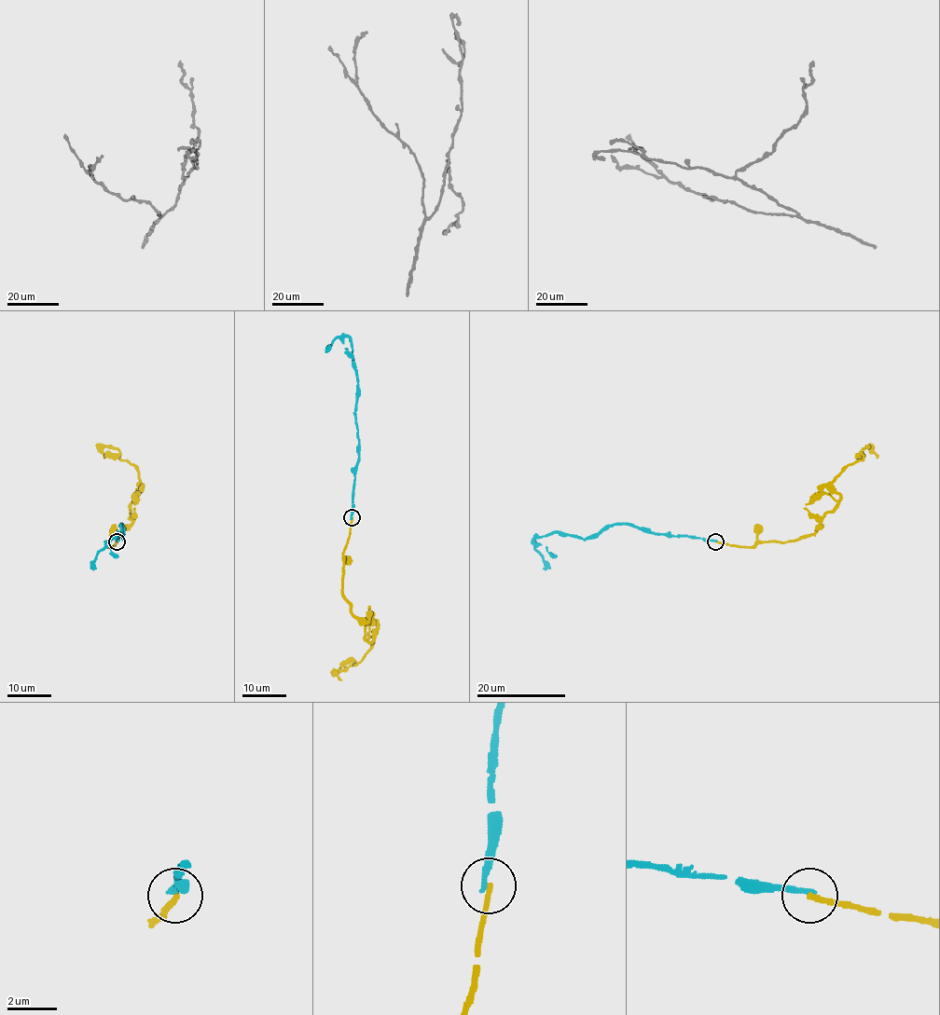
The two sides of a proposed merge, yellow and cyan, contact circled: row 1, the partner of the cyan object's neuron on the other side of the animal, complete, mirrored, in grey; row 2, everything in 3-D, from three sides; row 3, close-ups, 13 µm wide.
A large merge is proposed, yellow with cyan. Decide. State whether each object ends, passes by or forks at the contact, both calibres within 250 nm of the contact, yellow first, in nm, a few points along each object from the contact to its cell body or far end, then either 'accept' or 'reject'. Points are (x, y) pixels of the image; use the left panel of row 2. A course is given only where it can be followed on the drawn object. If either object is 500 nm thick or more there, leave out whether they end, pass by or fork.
yellow ends there; cyan ends there; 200 nm thick on the yellow side, 200 nm on the other; yellow runs (117, 541), (109, 546), (132, 522), (130, 503), (140, 479), (118, 450), (103, 448), (104, 458); cyan runs (117, 541), (123, 533), (122, 525), (122, 539), (117, 532), (98, 553), (91, 569); reject

